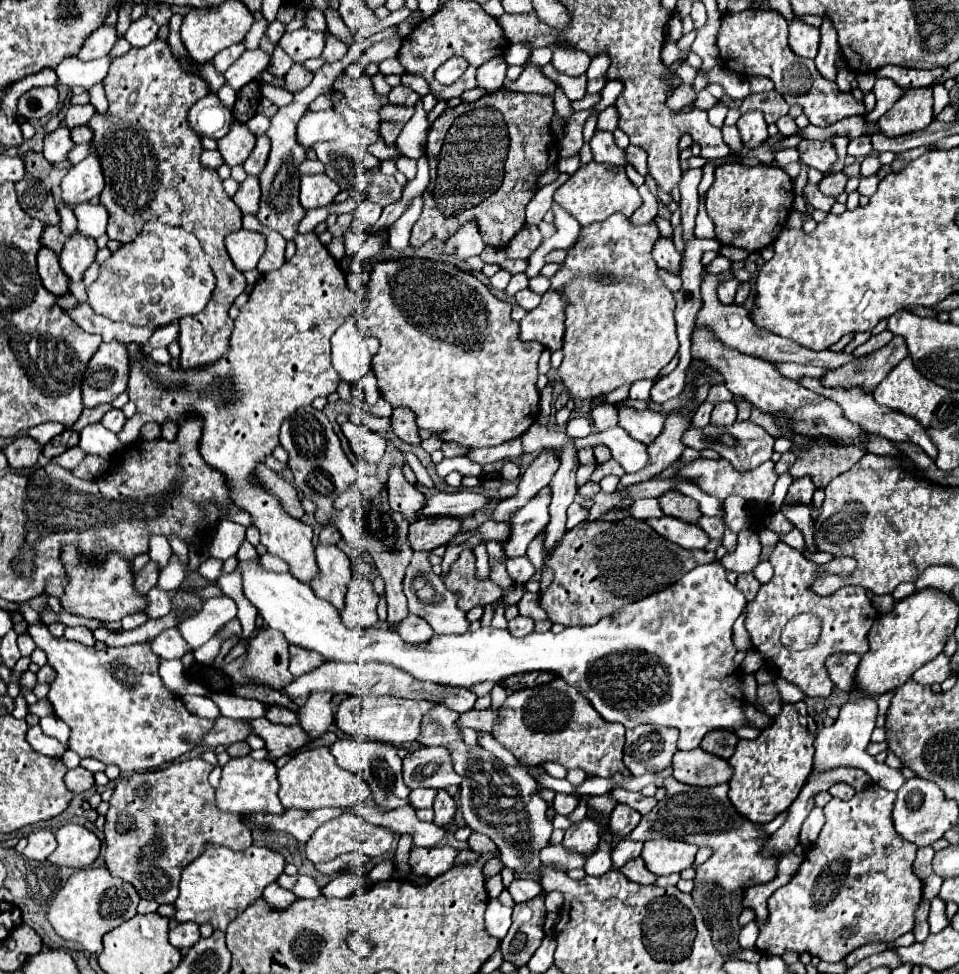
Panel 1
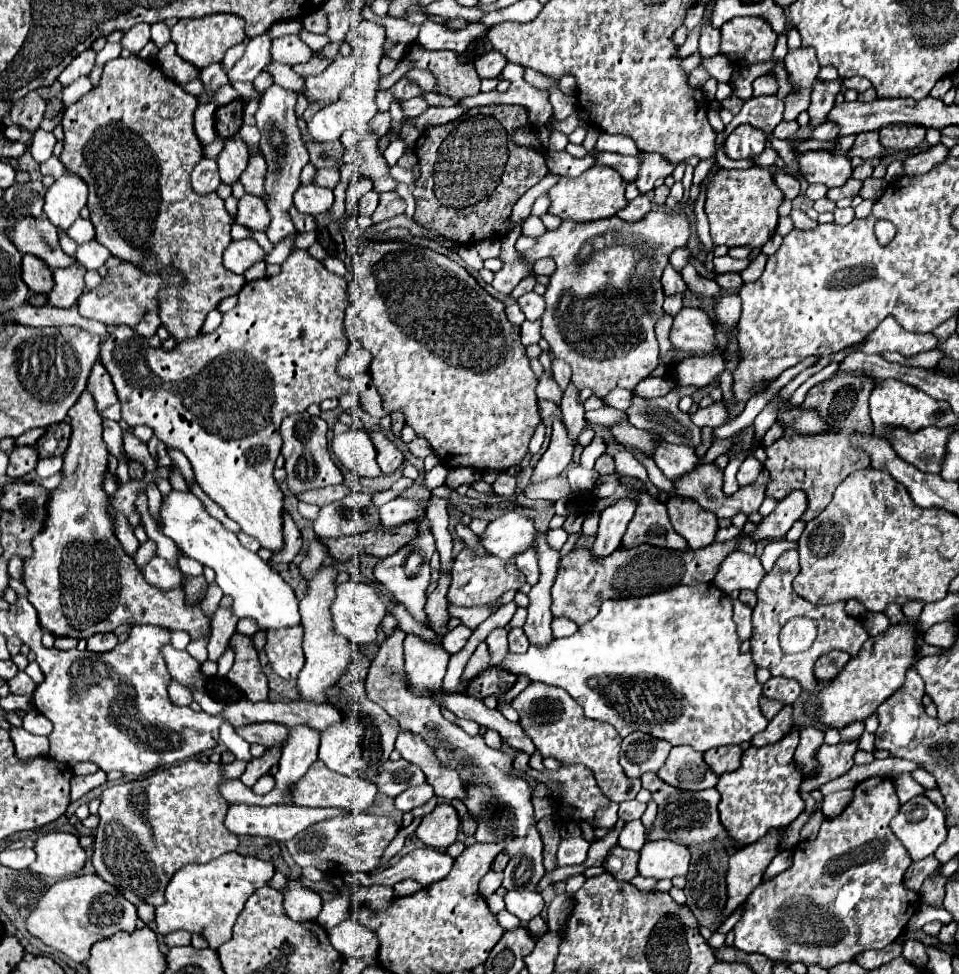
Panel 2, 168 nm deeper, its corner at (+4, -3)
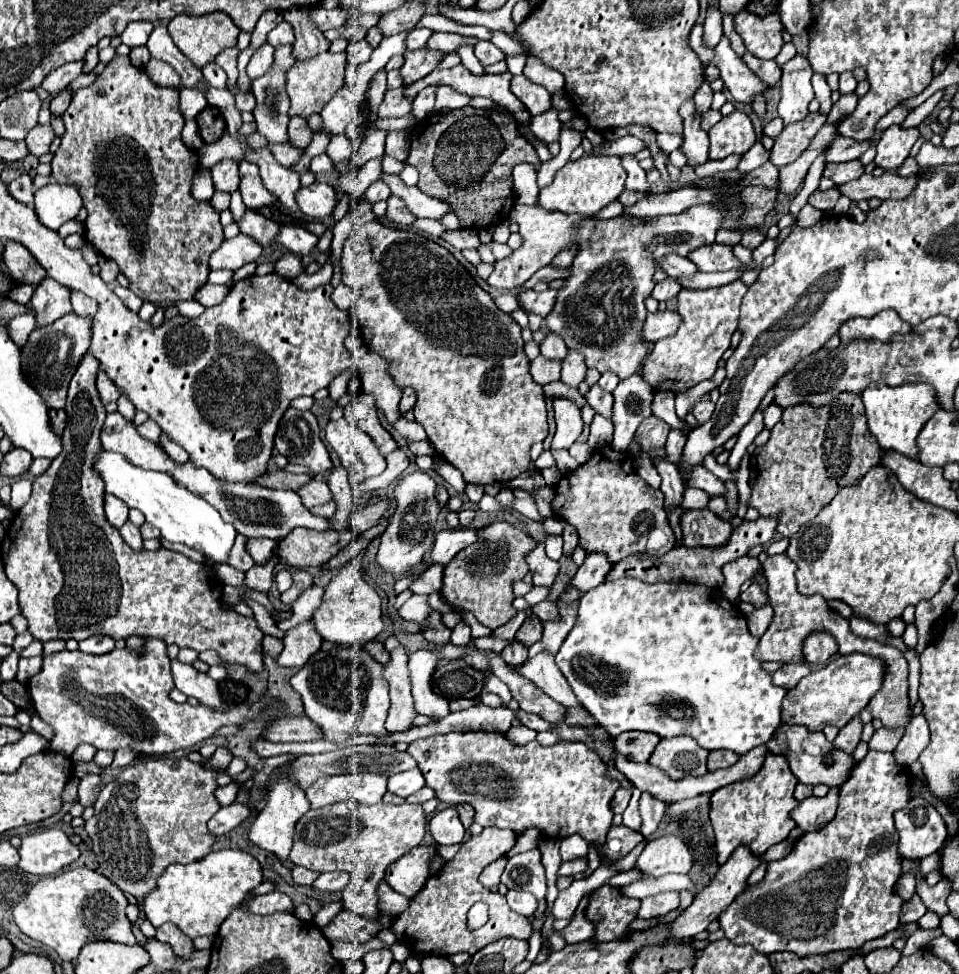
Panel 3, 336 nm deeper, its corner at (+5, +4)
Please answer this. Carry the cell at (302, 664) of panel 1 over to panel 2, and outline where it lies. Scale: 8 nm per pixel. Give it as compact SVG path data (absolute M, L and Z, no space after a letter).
M293 626L289 630L269 630L267 632L265 654L269 658L273 672L285 680L297 678L297 674L303 668L305 656L301 648L301 638L303 638L301 626Z

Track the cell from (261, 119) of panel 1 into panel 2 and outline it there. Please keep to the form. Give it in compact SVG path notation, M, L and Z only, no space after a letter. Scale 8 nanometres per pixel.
M243 126L241 130L239 130L239 138L249 146L257 146L259 144L259 130L257 130L257 126Z

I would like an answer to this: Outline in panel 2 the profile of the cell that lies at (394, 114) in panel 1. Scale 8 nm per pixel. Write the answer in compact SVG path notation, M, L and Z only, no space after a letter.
M417 96L417 98L413 98L413 100L407 100L407 102L403 102L401 104L401 108L403 108L403 116L419 116L421 112L425 112L427 110L427 102L421 98L421 96Z

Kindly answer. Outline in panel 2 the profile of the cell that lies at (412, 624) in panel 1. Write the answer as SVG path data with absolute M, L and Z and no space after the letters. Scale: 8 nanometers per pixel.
M407 634L405 638L405 672L409 674L409 682L417 686L417 690L425 690L421 696L429 696L429 690L439 690L445 670L447 670L449 654L441 644L423 640L417 634Z

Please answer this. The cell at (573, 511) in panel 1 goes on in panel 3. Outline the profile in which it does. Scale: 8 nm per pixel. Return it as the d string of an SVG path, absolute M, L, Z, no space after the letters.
M546 535L546 555L556 561L562 557L562 537Z

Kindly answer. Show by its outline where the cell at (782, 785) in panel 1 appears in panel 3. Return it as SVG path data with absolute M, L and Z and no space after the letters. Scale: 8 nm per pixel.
M768 753L768 763L764 763L764 771L760 771L756 779L732 783L728 787L718 789L710 797L710 821L716 835L718 865L724 865L738 845L746 845L754 855L762 855L768 847L788 837L788 833L796 827L796 823L790 819L790 811L798 805L798 801L792 795L796 783L796 775L788 771L788 761L784 757Z

